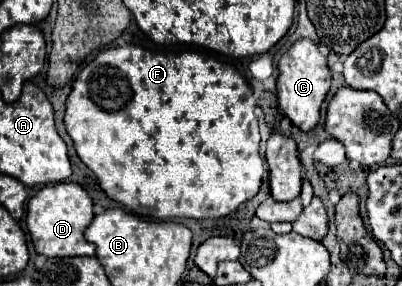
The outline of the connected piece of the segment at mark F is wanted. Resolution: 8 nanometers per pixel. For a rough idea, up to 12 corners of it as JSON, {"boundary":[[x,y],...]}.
{"boundary":[[100,52],[64,124],[136,216],[260,190],[248,82],[198,52]]}

